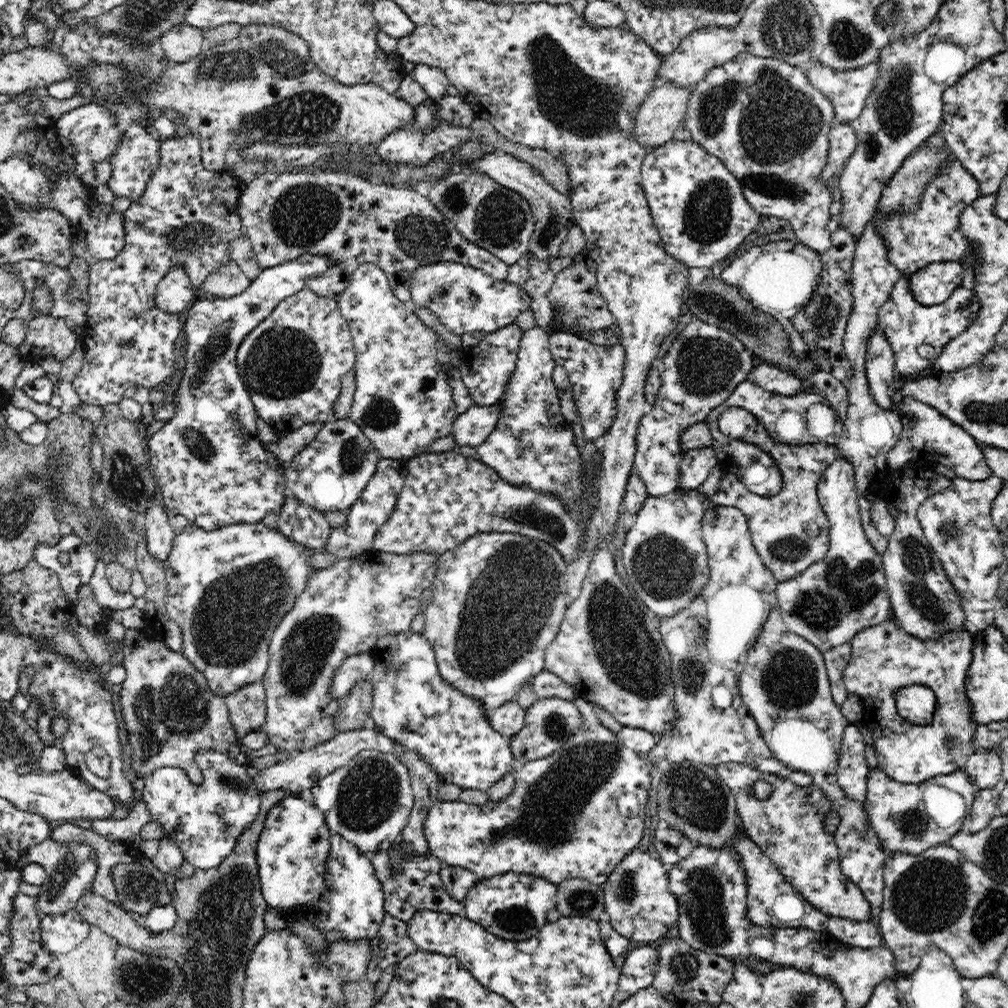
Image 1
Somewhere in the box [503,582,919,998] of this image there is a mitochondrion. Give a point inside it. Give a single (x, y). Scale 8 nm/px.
(693, 795)

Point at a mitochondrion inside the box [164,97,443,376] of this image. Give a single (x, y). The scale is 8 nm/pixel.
(299, 216)

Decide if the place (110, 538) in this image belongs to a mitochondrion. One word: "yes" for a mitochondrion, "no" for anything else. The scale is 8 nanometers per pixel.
yes

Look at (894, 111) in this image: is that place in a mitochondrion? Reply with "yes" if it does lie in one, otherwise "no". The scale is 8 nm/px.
yes

